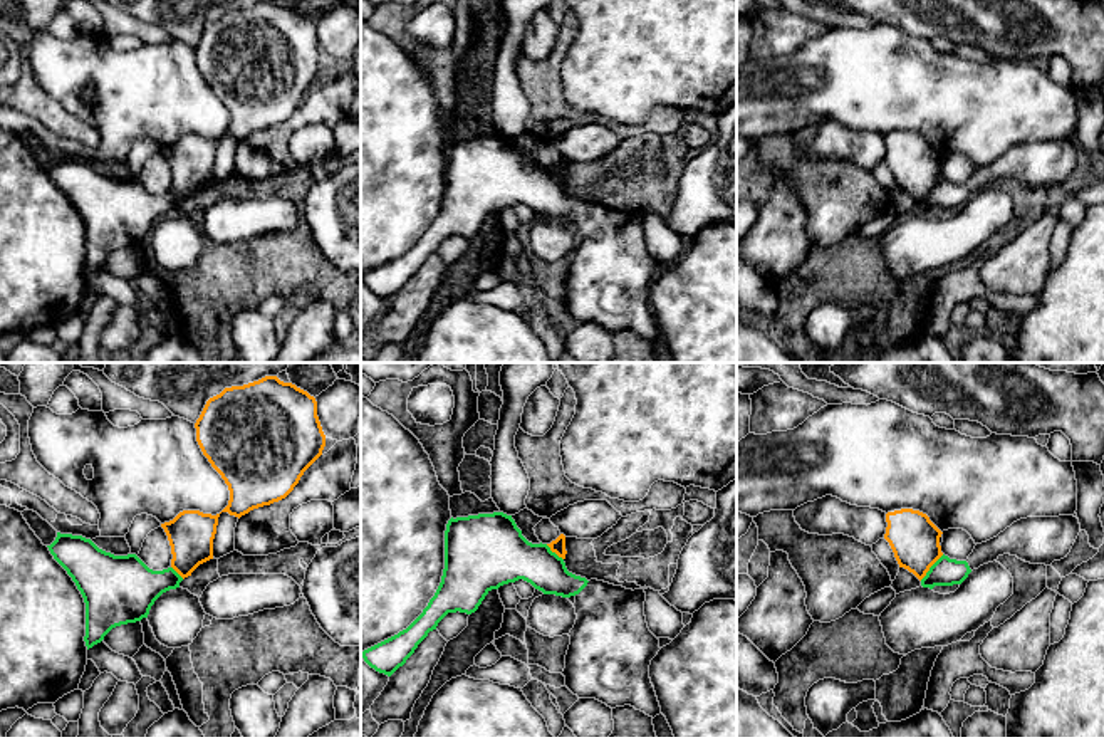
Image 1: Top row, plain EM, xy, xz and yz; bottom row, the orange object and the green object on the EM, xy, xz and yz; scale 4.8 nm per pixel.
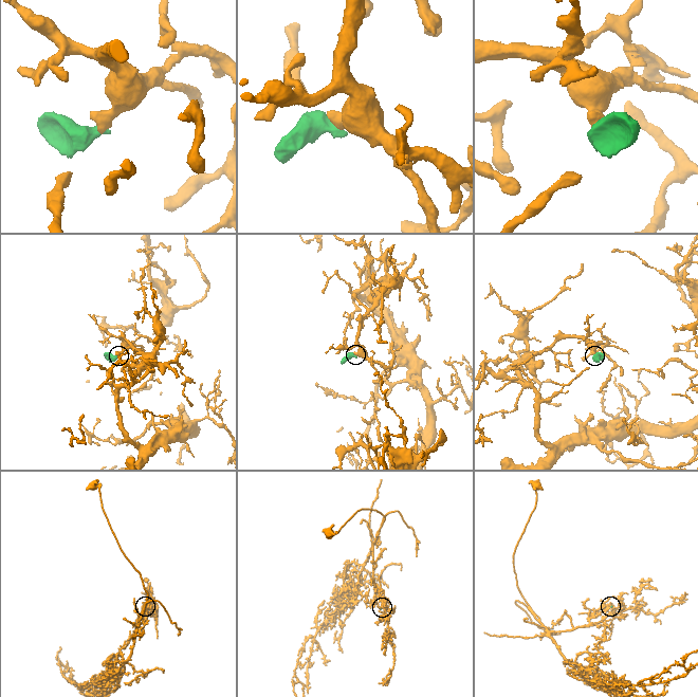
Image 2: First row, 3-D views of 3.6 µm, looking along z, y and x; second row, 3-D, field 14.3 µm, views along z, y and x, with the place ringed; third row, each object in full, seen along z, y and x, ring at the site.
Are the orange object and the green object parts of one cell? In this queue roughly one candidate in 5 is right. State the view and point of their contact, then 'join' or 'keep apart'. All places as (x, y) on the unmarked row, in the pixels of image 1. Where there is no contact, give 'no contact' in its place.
yz (930, 190) | keep apart

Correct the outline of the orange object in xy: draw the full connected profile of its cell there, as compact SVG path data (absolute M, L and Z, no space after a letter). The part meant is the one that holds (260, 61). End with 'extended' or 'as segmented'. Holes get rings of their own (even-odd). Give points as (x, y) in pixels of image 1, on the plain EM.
M277 0L225 12L206 25L195 52L203 79L230 114L228 129L221 136L238 143L285 123L325 71L315 22Z | as segmented

